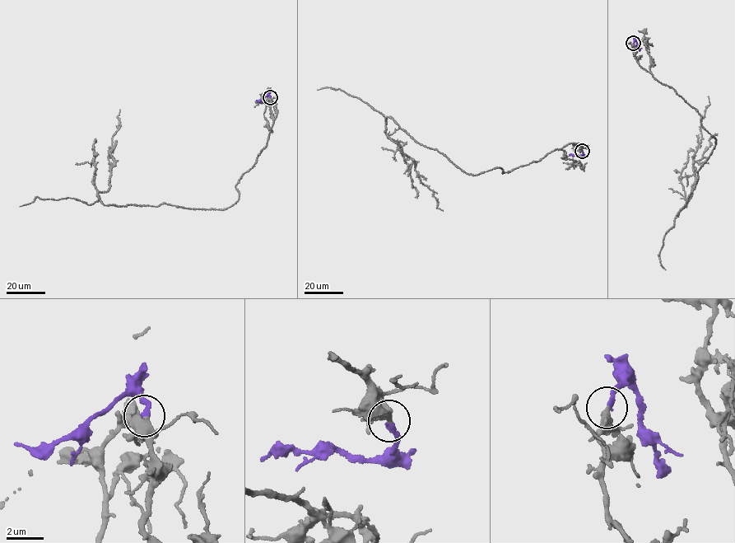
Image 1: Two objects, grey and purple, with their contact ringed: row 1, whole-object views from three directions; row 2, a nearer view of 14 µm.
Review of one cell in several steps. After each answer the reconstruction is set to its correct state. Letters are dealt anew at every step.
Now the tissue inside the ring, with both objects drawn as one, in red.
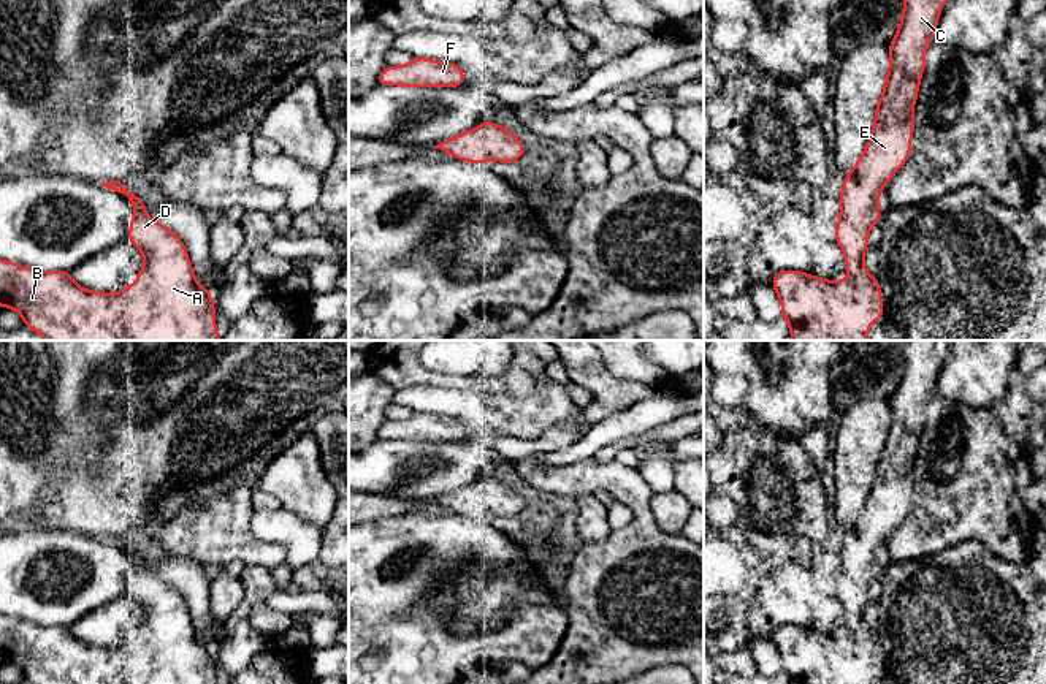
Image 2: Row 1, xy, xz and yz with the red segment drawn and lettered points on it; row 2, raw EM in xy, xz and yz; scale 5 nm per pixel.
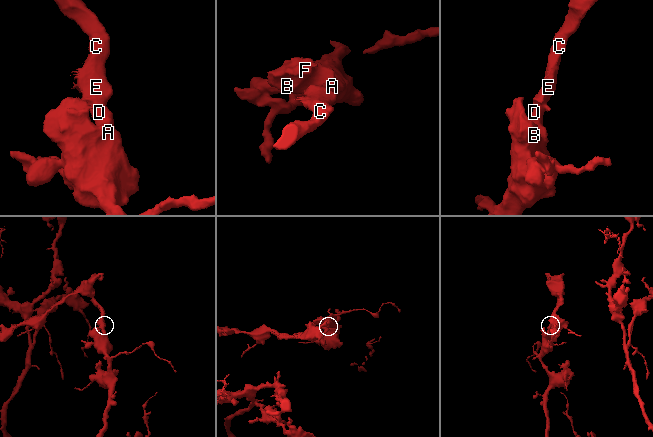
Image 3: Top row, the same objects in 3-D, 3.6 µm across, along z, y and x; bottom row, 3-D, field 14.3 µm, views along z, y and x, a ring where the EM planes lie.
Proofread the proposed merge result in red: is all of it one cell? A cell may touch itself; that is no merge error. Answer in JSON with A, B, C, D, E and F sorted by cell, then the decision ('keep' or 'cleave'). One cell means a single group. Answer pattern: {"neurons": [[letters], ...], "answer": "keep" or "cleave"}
{"neurons": [["A", "B", "C", "D", "E", "F"]], "answer": "keep"}

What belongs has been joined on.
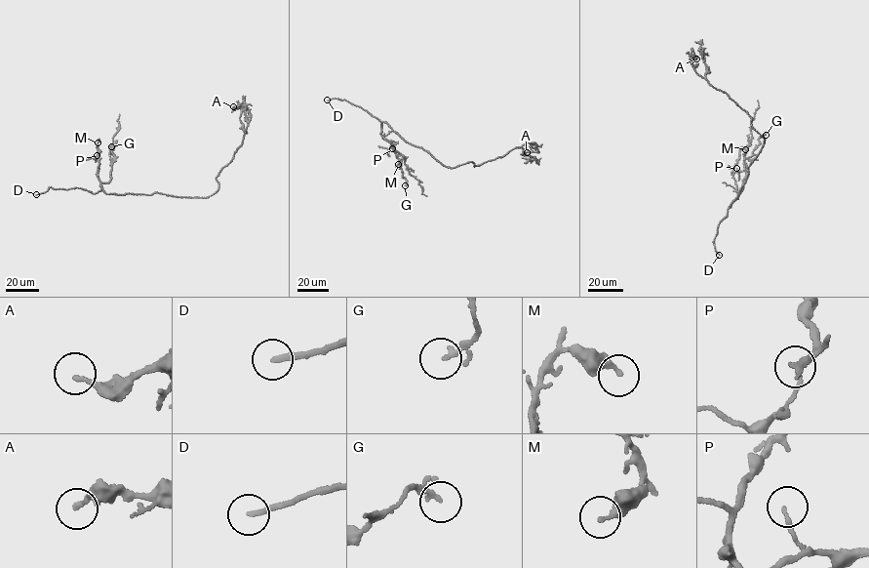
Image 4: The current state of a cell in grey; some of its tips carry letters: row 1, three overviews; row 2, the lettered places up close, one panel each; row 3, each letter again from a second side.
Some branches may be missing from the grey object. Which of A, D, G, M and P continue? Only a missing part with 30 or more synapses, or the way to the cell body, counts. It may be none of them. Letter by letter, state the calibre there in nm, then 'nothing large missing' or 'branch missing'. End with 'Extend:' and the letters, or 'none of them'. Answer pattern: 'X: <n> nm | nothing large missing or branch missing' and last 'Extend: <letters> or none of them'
A: 150 nm | nothing large missing
D: 200 nm | branch missing
G: 120 nm | nothing large missing
M: 260 nm | nothing large missing
P: 100 nm | nothing large missing
Extend: D

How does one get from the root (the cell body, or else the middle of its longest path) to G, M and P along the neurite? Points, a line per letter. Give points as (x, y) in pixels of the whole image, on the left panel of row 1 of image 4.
G: (160, 193), (105, 193), (100, 183), (111, 180), (114, 160), (109, 156), (111, 146)
M: (160, 193), (105, 193), (97, 176), (98, 142)
P: (160, 193), (107, 194), (97, 176), (97, 155)

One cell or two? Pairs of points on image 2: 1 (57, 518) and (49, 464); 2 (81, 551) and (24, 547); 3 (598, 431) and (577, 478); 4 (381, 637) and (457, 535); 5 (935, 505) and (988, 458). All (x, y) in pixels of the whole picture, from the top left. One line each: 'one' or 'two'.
1: two
2: one
3: two
4: one
5: one

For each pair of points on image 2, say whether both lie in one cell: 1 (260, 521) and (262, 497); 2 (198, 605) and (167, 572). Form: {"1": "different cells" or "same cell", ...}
{"1": "different cells", "2": "same cell"}

